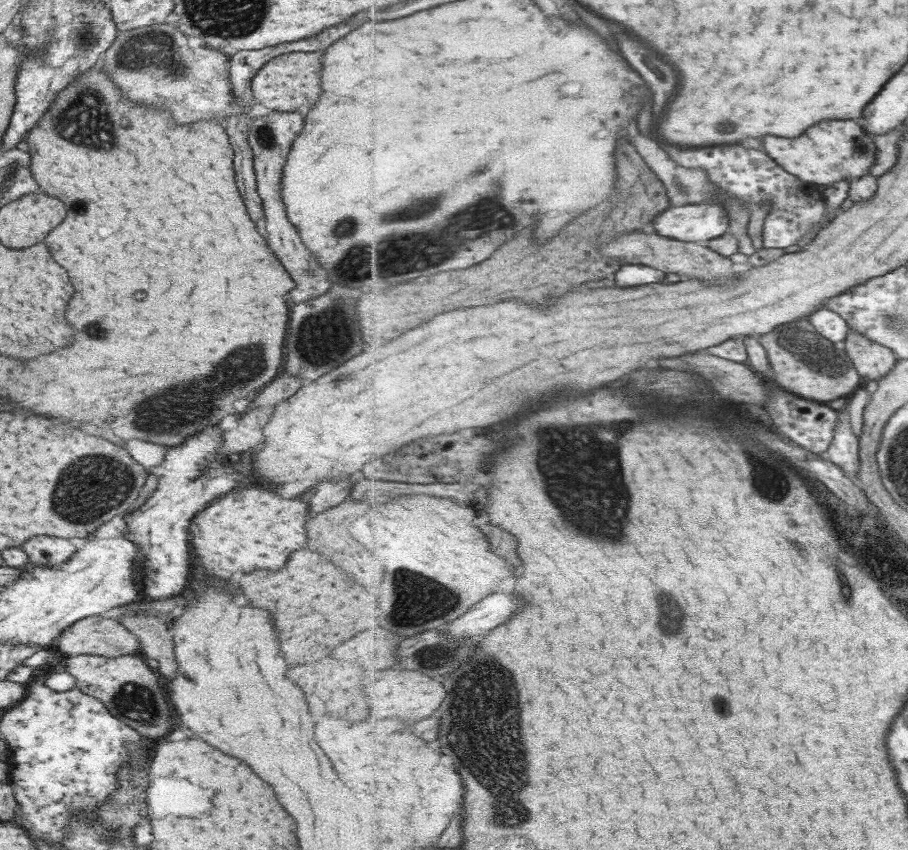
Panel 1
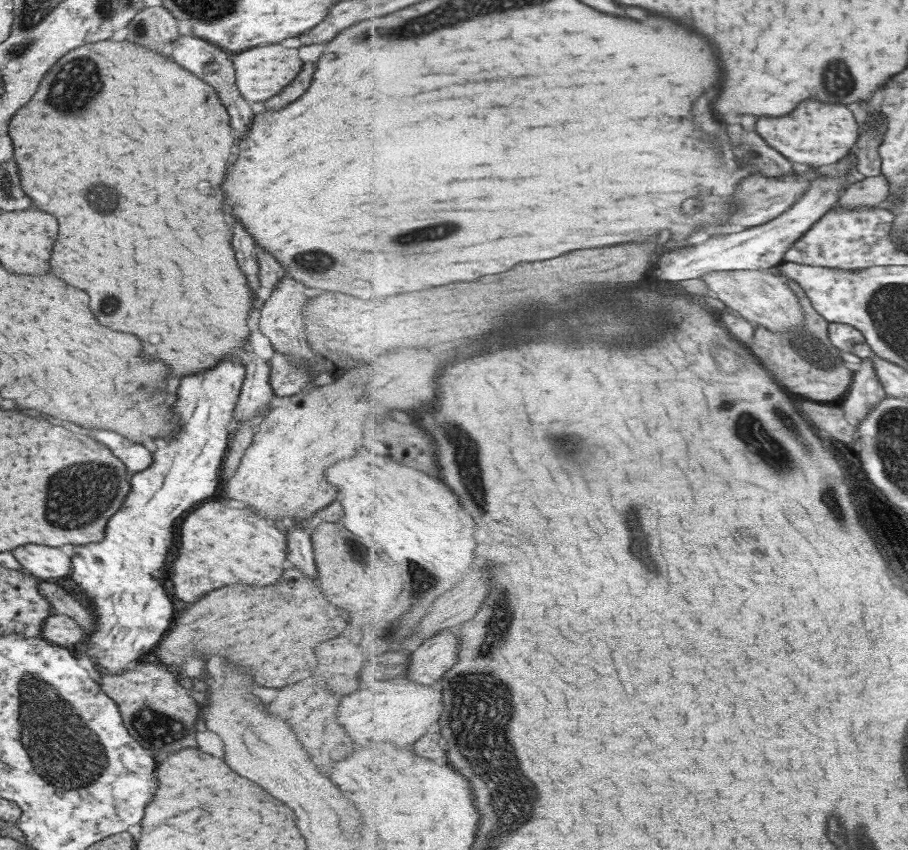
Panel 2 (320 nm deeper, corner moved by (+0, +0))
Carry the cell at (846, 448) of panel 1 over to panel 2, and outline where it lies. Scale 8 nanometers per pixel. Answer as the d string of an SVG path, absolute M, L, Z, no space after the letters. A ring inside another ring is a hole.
M873 361L862 362L854 368L853 373L850 393L839 405L851 424L858 427L879 402L886 400L888 394L878 377Z

